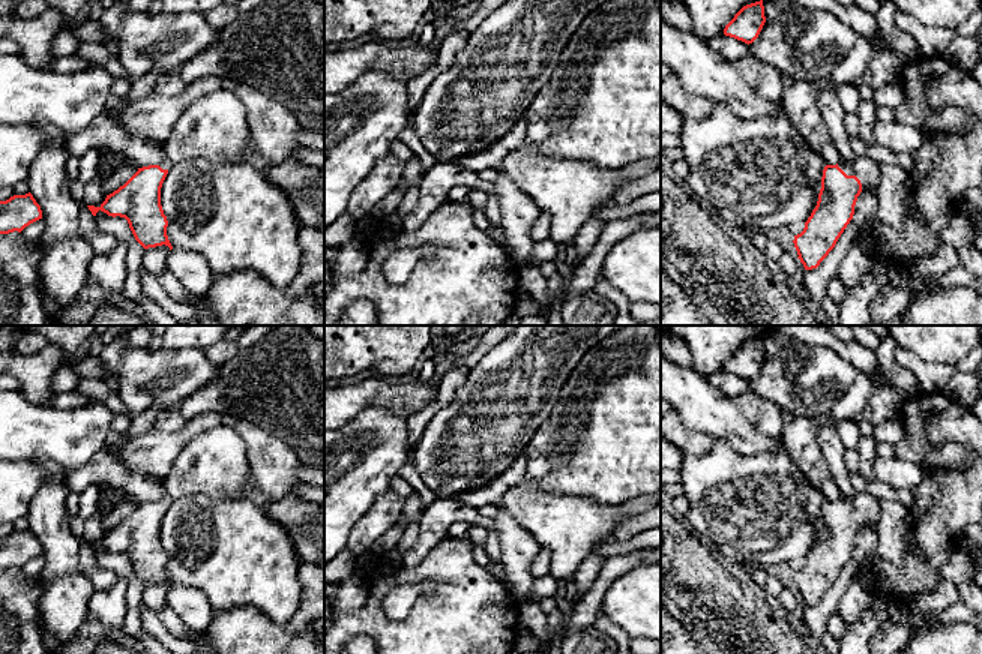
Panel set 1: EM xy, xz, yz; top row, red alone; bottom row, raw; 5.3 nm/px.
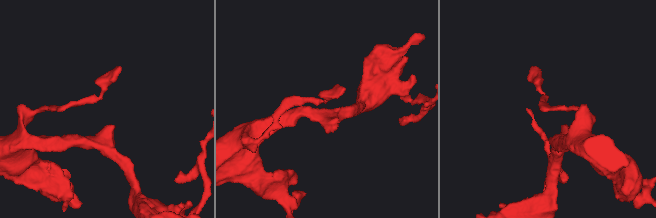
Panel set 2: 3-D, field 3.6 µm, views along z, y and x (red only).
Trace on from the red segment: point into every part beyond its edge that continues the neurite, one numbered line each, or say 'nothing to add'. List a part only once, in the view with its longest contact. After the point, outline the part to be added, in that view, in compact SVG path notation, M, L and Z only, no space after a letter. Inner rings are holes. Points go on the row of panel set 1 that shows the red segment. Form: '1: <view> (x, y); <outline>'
1: yz (867, 170); M854 156L850 164L841 160L838 166L847 176L856 176L862 188L872 188L880 182L880 168L878 162L871 159L869 156Z

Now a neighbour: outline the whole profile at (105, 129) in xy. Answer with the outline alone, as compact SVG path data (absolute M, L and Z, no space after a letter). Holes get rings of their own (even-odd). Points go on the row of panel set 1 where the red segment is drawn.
M116 114L98 116L83 132L65 136L63 146L75 158L105 146L122 153L138 168L159 165L167 159L164 144L132 135Z

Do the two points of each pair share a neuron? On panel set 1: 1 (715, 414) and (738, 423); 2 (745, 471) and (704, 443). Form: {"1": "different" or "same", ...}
{"1": "same", "2": "different"}

